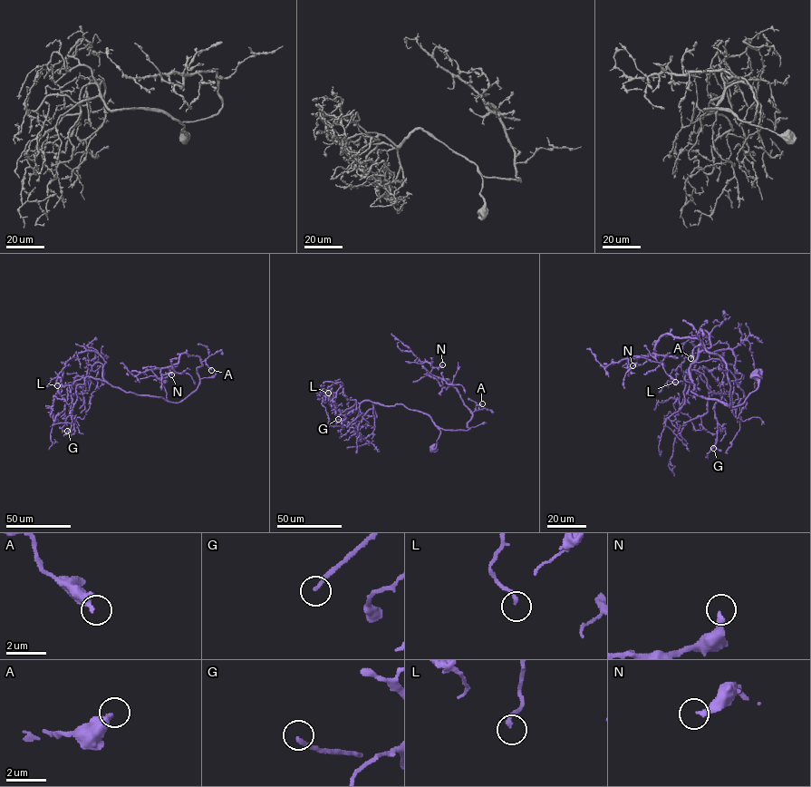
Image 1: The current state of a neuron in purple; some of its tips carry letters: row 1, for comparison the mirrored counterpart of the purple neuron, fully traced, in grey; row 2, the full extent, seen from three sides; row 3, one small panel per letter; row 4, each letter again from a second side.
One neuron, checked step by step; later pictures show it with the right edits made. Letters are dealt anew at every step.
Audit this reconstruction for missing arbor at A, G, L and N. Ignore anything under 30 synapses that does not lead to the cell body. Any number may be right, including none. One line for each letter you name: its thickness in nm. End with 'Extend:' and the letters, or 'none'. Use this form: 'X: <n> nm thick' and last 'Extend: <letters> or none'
G: 200 nm thick
Extend: G

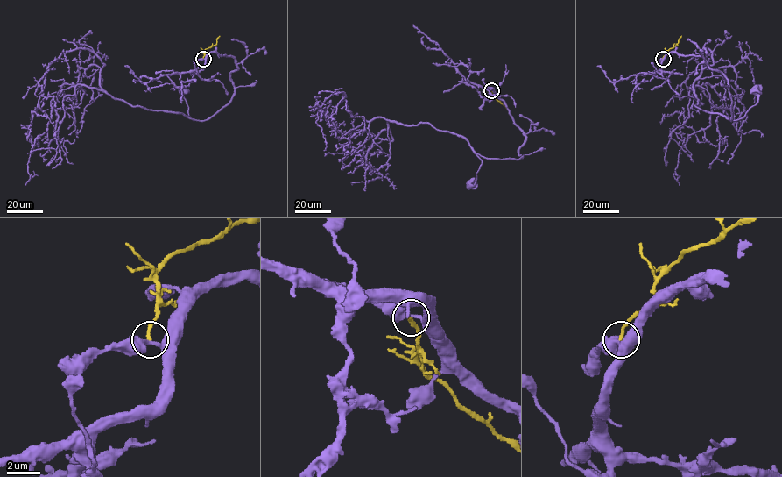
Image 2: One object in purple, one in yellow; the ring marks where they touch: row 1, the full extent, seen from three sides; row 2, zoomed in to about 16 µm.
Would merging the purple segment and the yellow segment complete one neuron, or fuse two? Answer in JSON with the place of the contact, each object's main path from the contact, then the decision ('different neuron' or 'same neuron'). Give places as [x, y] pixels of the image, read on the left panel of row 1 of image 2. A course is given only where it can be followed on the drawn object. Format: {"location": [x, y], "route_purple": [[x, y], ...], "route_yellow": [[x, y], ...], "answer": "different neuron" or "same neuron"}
{"location": [203, 59], "route_purple": [[203, 59], [215, 52], [235, 58], [232, 100], [206, 119], [195, 120], [187, 117], [193, 119], [181, 90]], "route_yellow": [[203, 59], [204, 51], [216, 44], [220, 36]], "answer": "different neuron"}

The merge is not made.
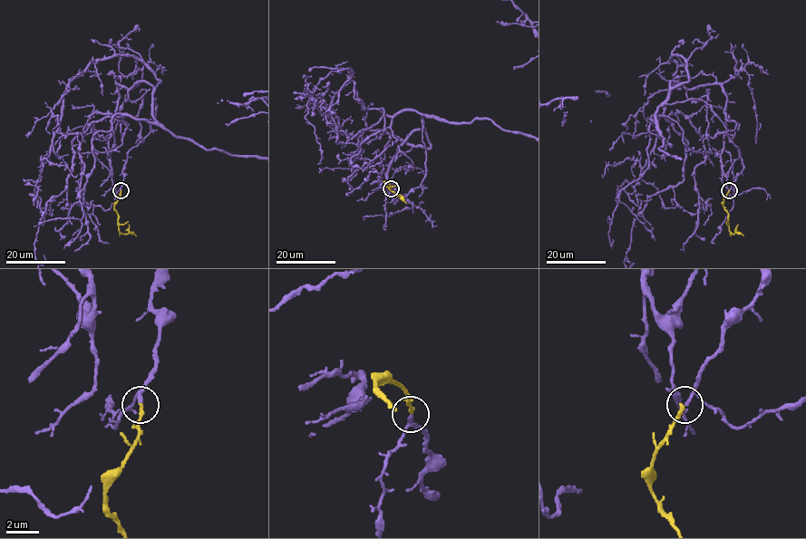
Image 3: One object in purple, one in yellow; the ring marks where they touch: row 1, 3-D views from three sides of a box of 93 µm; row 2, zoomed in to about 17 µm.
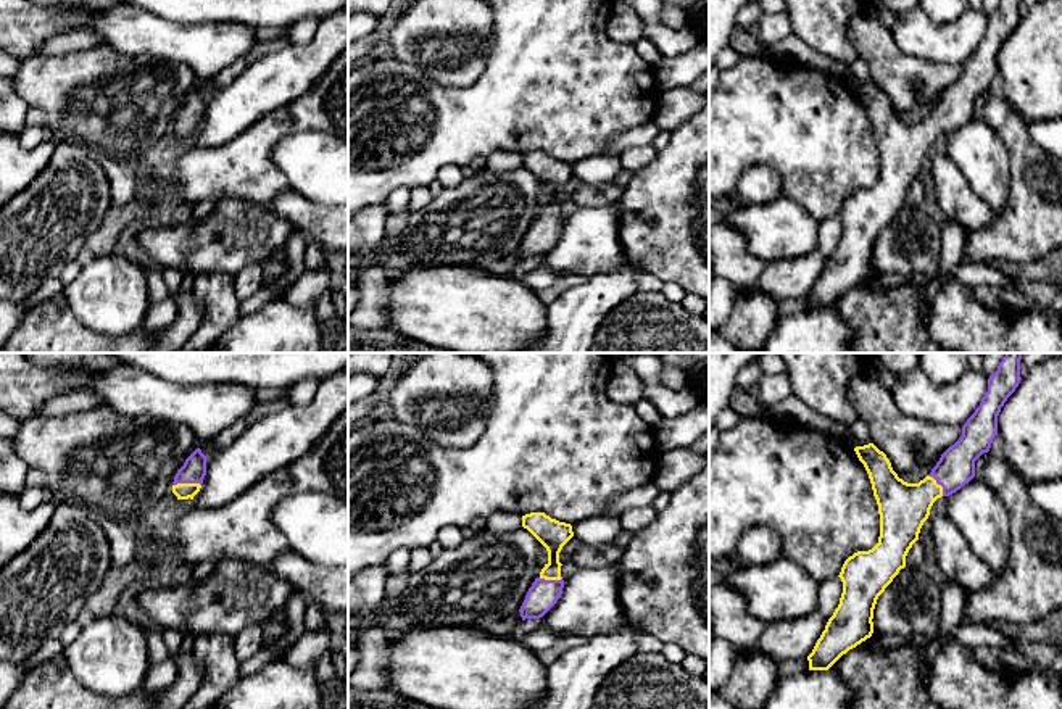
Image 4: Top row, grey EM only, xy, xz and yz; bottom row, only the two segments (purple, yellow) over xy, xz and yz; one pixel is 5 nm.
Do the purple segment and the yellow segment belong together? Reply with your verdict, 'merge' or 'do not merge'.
merge

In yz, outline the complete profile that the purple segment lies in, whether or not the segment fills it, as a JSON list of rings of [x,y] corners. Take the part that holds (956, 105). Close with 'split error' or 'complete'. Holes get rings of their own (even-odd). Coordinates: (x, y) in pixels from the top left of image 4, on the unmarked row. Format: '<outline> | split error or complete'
[[[1001,0],[988,18],[988,31],[962,64],[960,77],[949,85],[919,122],[907,122],[873,82],[856,85],[880,153],[878,182],[849,195],[840,211],[843,232],[825,269],[807,295],[809,309],[828,309],[843,293],[873,272],[878,235],[906,206],[906,195],[919,179],[933,142],[960,129],[975,116],[975,100],[988,92],[998,74],[998,55],[1018,26],[1020,0]]] | split error

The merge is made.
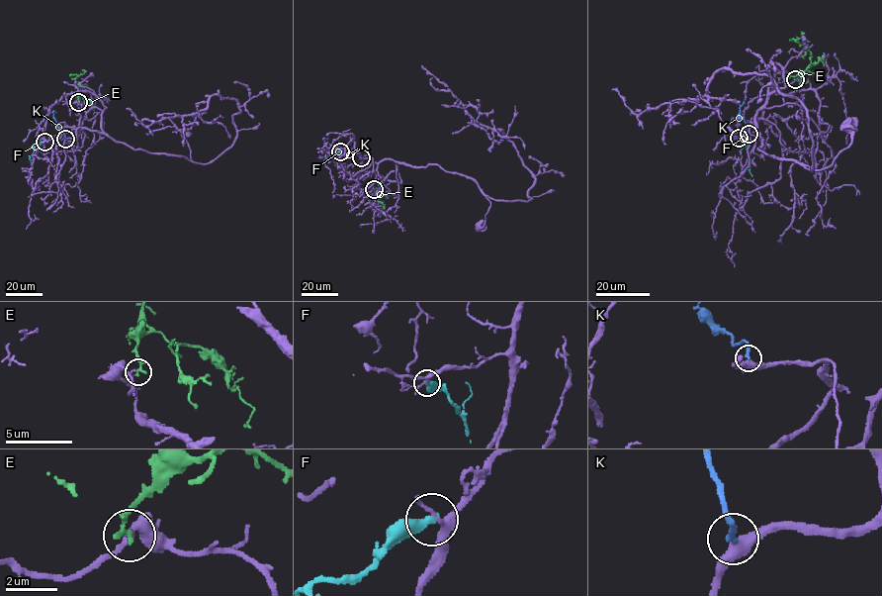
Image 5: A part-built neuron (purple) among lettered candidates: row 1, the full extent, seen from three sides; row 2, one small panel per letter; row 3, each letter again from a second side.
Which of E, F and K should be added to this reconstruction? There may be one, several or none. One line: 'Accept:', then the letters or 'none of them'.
Accept: K

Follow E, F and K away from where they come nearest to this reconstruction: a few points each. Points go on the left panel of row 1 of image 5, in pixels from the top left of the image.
E: (78, 102), (80, 89), (74, 78), (85, 72), (83, 69)
F: (44, 142), (37, 145), (30, 158), (32, 167)
K: (65, 139), (53, 117), (54, 110)

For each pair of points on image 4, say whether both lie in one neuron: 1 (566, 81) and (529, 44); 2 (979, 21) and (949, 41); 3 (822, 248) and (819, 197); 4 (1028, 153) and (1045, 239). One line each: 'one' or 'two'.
1: one
2: one
3: two
4: one

